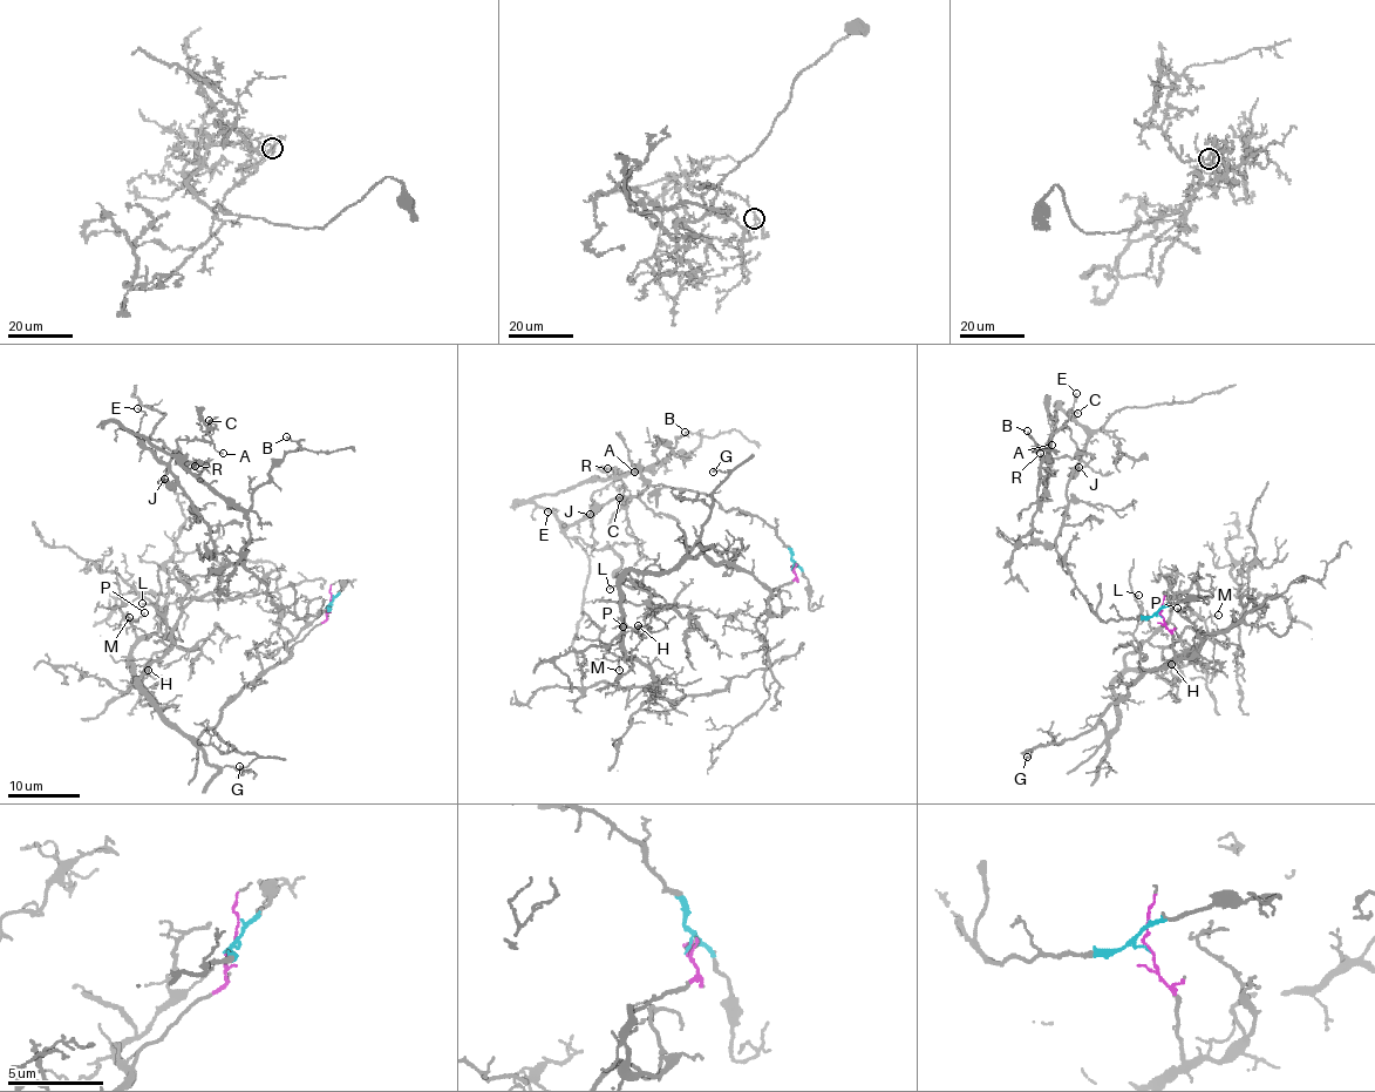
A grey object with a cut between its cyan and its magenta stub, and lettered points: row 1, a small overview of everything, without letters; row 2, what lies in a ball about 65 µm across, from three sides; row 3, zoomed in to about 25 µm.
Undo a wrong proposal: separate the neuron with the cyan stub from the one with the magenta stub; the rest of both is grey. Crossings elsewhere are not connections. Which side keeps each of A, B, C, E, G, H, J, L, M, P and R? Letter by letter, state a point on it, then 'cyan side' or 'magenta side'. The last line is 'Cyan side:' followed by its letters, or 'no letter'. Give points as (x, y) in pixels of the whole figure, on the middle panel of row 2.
A: at (634, 472); cyan side
B: at (685, 432); cyan side
C: at (619, 497); cyan side
E: at (548, 511); cyan side
G: at (713, 472); magenta side
H: at (638, 625); magenta side
J: at (590, 514); cyan side
L: at (610, 589); magenta side
M: at (619, 670); magenta side
P: at (623, 626); magenta side
R: at (607, 468); cyan side
Cyan side: A, B, C, E, J, R

